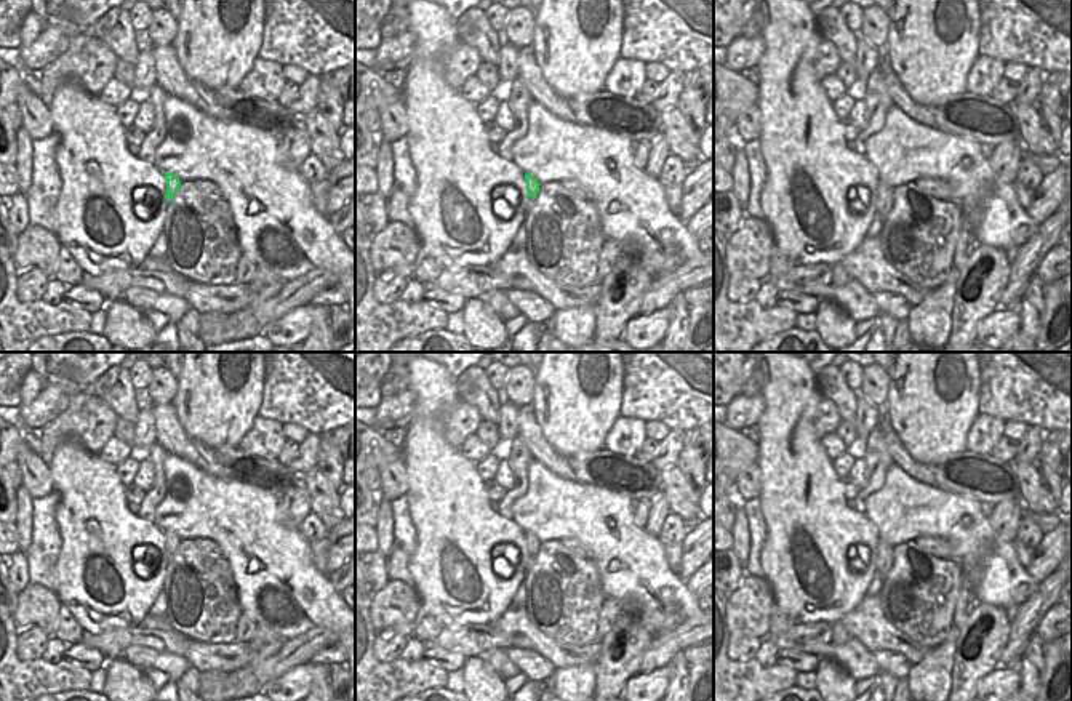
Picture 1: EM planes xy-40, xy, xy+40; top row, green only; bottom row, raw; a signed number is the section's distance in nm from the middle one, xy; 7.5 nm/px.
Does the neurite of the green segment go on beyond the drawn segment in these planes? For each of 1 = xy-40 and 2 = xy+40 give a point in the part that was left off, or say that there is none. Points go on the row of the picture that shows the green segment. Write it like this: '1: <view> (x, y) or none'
1: none
2: none

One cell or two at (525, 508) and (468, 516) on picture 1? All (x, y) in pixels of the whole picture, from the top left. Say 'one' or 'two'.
two

